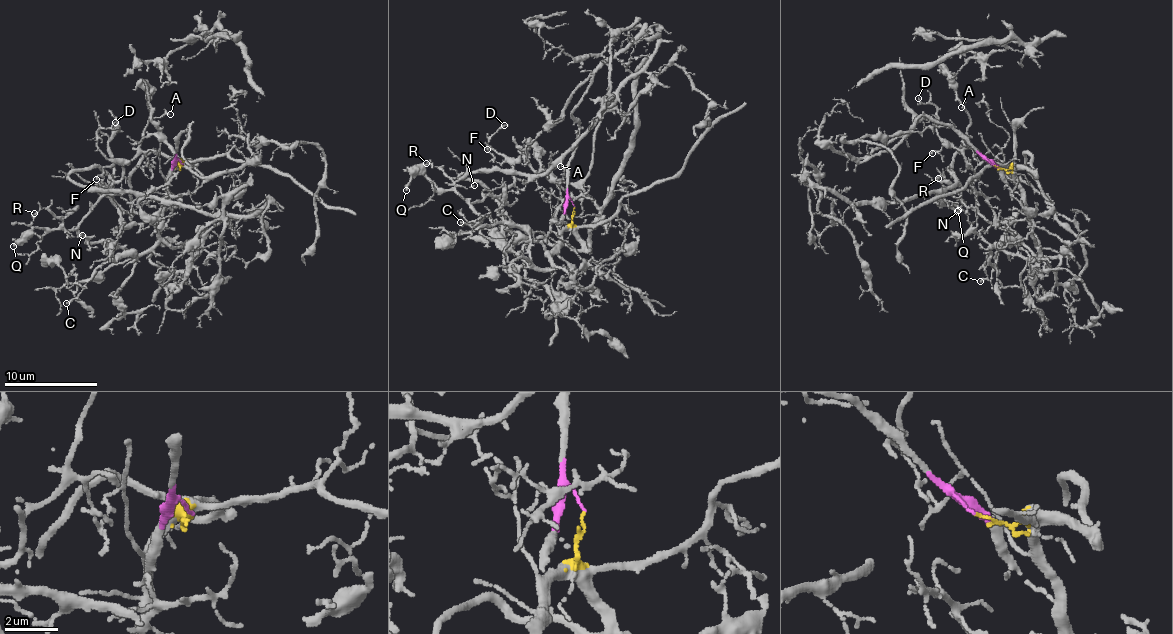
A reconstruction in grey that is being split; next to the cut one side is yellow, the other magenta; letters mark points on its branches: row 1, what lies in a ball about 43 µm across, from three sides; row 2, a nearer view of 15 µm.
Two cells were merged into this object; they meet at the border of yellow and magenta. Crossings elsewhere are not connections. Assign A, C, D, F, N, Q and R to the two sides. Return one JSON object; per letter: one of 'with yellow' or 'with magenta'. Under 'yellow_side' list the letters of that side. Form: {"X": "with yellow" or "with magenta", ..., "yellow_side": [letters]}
{"A": "with yellow", "C": "with yellow", "D": "with yellow", "F": "with yellow", "N": "with yellow", "Q": "with yellow", "R": "with yellow", "yellow_side": ["A", "C", "D", "F", "N", "Q", "R"]}

